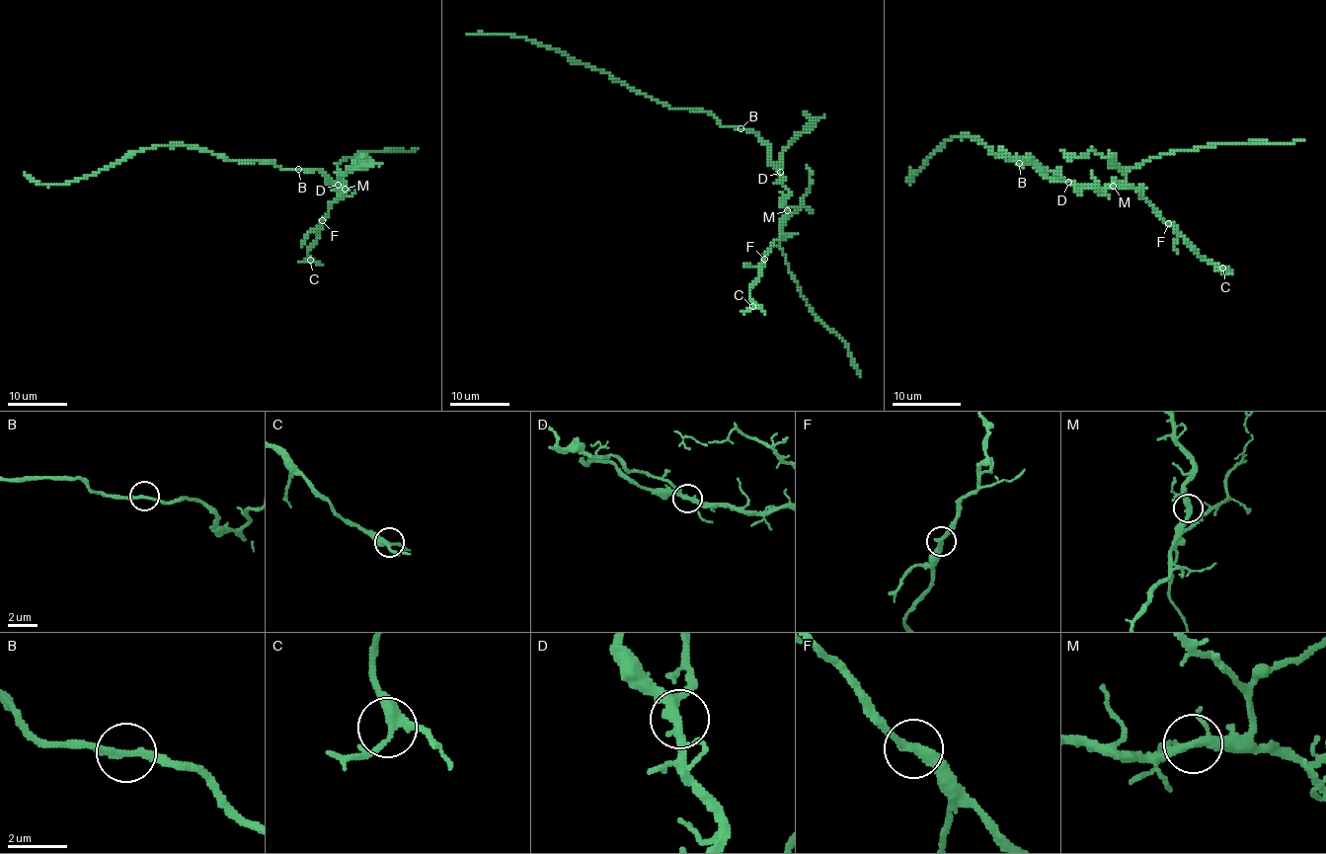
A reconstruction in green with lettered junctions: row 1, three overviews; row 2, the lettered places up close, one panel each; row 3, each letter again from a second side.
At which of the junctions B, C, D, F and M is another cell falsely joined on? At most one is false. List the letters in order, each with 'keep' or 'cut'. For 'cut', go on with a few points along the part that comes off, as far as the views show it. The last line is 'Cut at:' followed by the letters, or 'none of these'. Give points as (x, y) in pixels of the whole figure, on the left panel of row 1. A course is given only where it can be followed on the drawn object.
B: keep
C: keep
D: keep
F: keep
M: keep
Cut at: none of these

